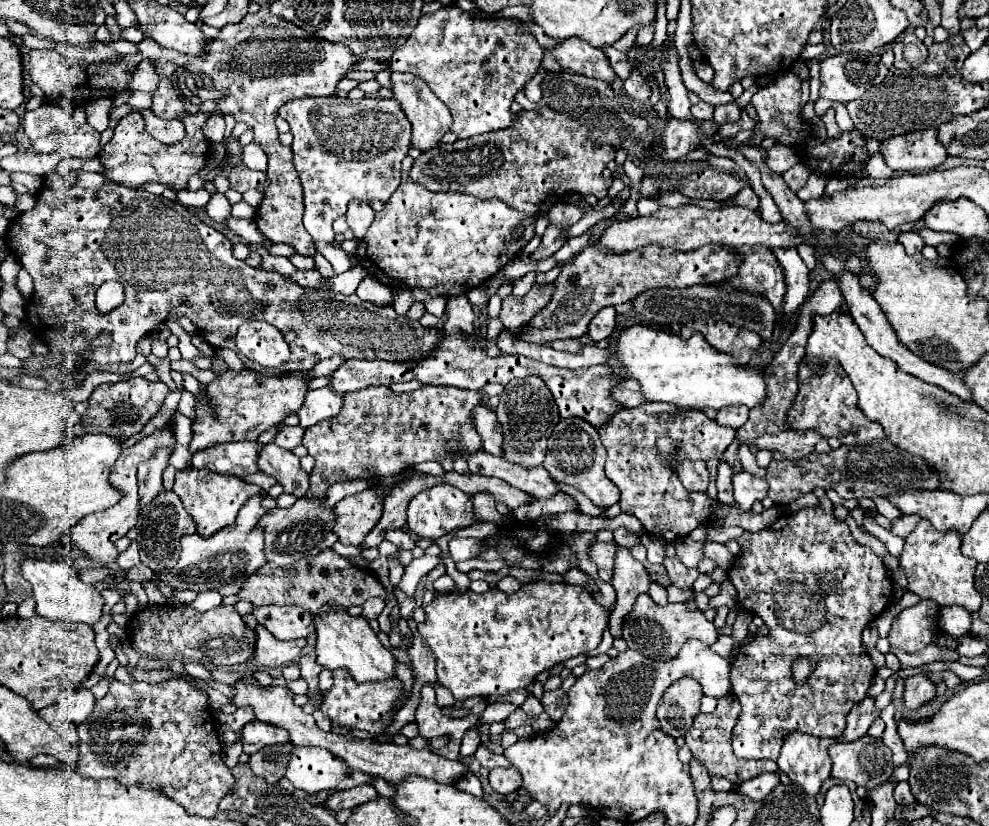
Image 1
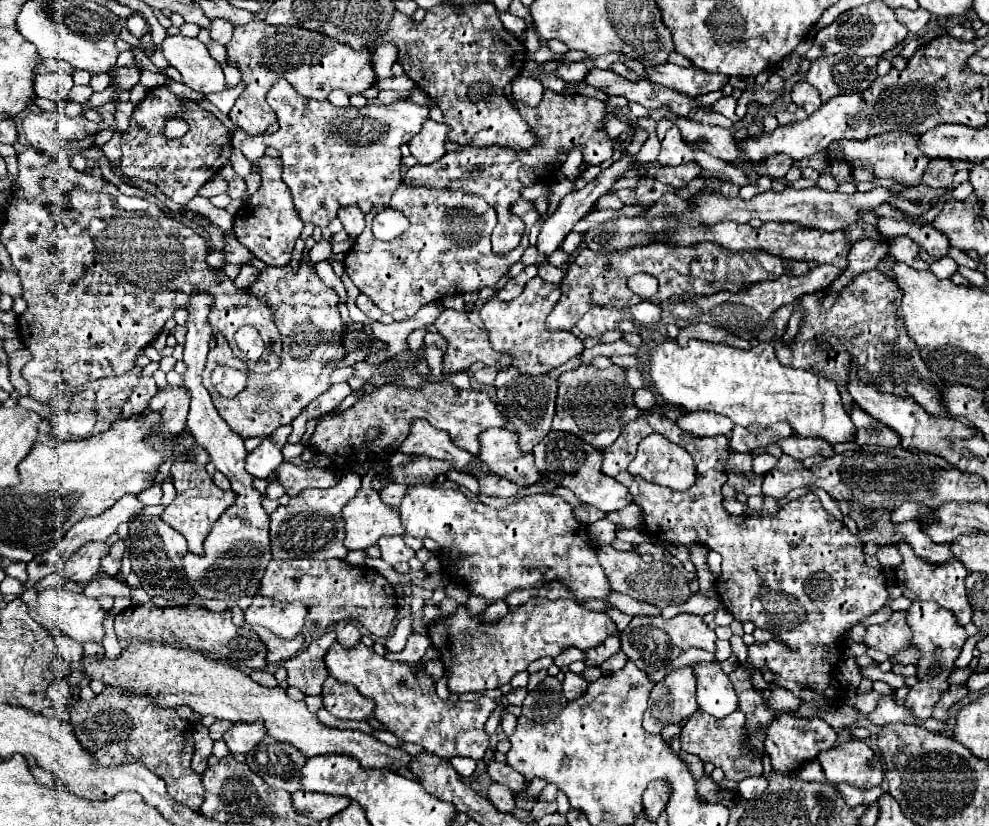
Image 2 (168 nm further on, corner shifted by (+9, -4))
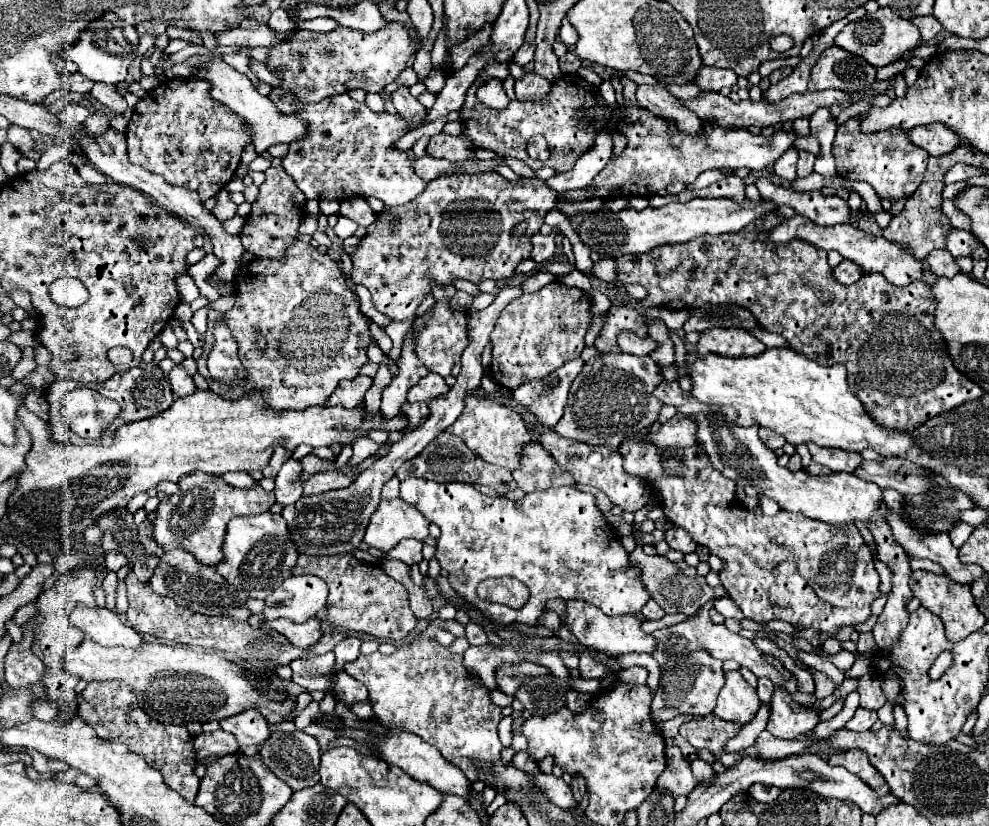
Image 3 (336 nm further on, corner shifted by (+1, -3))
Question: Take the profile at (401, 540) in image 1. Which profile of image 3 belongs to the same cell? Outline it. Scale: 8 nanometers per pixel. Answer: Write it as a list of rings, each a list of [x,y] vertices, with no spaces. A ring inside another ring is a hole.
[[[404,539],[400,541],[392,551],[384,553],[382,559],[398,559],[406,565],[414,565],[422,561],[422,541],[416,539]]]

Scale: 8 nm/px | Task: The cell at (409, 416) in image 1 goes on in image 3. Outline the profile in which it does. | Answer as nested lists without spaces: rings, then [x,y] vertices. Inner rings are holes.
[[[468,393],[464,397],[464,411],[460,415],[460,419],[456,419],[454,425],[448,427],[448,431],[456,437],[460,437],[472,451],[476,451],[484,461],[506,467],[510,471],[514,471],[518,467],[518,459],[520,459],[520,447],[524,443],[530,443],[532,437],[522,421],[522,417],[500,403],[498,397],[488,397],[488,395],[476,395],[476,393]]]

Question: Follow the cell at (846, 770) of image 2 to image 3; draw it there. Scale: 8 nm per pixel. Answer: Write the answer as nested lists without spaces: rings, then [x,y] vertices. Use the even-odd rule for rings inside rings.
[[[848,749],[842,753],[834,753],[828,757],[828,763],[846,767],[850,773],[860,777],[864,783],[868,783],[872,789],[876,789],[882,795],[890,793],[890,787],[886,785],[880,771],[876,771],[876,767],[872,767],[872,763],[868,763],[868,755],[864,755],[864,751],[860,751],[860,749]]]

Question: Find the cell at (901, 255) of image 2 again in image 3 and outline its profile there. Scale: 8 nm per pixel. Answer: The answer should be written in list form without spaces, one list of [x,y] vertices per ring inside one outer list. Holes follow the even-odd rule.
[[[944,249],[930,251],[928,257],[924,259],[924,263],[928,265],[928,269],[934,275],[940,275],[940,277],[952,277],[952,275],[956,275],[960,271],[960,267],[954,263],[954,257]]]

